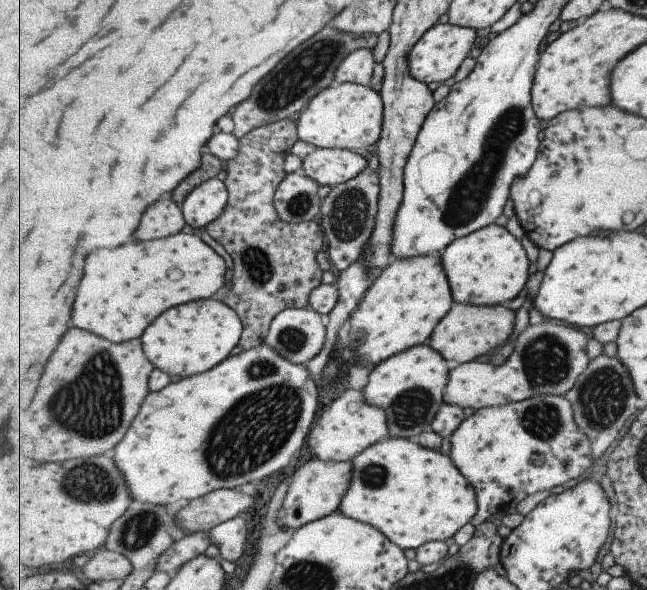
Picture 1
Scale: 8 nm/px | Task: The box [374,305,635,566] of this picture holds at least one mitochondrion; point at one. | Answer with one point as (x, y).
(602, 398)

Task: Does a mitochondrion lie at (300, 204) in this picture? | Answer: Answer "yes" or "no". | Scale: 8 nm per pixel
yes

